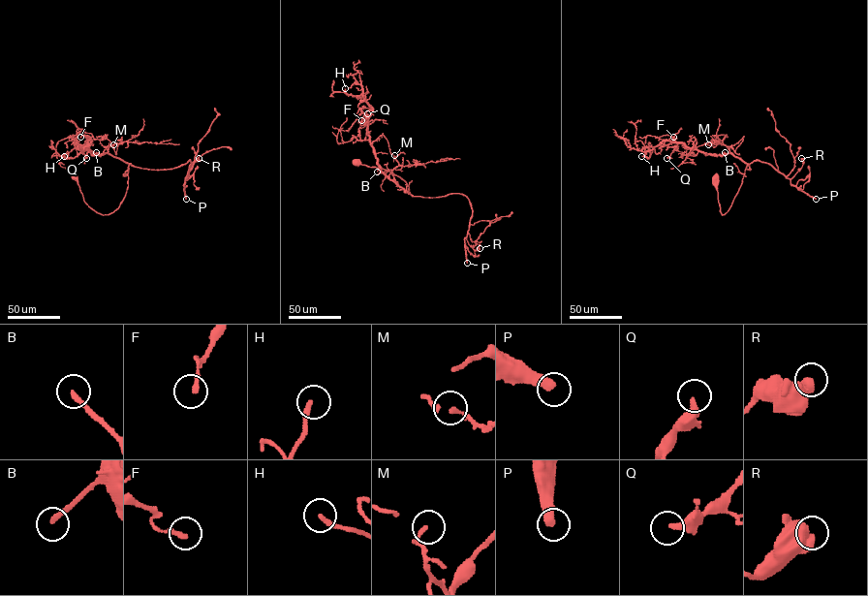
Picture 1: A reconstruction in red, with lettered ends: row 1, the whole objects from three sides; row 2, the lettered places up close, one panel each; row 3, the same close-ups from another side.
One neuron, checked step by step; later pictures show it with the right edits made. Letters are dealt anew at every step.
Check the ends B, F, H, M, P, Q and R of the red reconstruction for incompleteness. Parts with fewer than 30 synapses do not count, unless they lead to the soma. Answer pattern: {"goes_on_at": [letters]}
{"goes_on_at": ["B", "P"]}

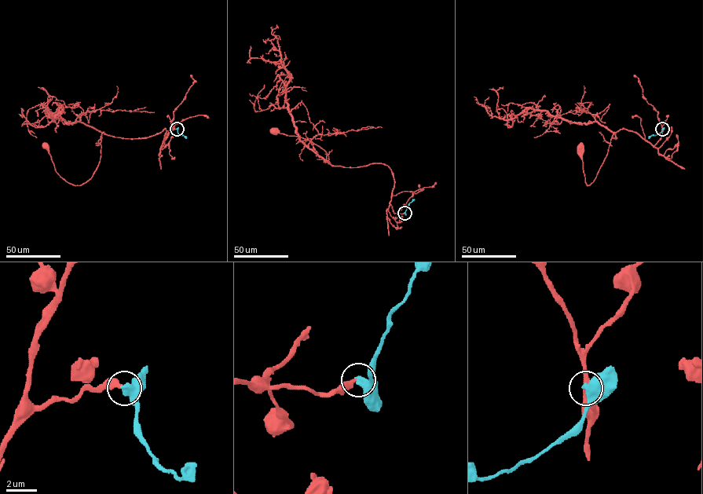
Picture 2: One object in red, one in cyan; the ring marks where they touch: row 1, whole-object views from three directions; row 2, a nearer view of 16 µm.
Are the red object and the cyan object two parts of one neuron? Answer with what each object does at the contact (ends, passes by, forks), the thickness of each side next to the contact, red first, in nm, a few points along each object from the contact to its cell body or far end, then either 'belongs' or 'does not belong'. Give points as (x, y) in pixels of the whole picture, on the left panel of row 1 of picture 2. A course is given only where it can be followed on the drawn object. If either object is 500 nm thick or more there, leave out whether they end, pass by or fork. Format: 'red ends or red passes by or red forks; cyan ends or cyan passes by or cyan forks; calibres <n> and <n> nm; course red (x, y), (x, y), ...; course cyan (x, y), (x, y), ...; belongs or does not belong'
calibres 400 and 600 nm; course red (177, 129), (162, 146), (164, 129), (137, 138), (102, 133), (98, 165), (79, 185), (56, 171), (45, 145); course cyan (177, 129), (179, 135), (186, 137); belongs

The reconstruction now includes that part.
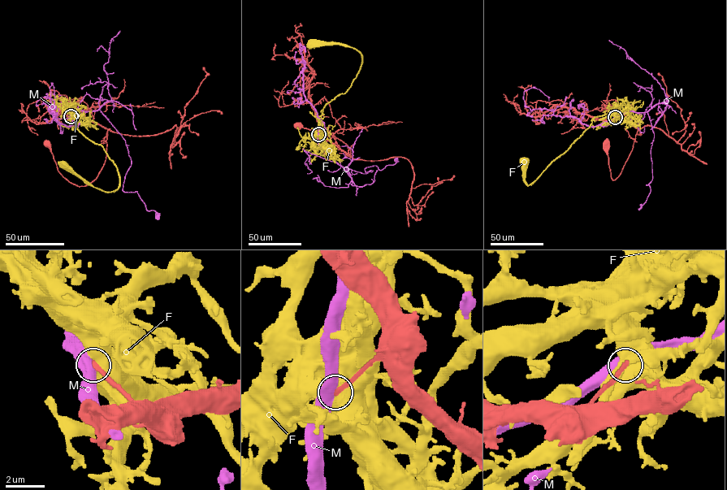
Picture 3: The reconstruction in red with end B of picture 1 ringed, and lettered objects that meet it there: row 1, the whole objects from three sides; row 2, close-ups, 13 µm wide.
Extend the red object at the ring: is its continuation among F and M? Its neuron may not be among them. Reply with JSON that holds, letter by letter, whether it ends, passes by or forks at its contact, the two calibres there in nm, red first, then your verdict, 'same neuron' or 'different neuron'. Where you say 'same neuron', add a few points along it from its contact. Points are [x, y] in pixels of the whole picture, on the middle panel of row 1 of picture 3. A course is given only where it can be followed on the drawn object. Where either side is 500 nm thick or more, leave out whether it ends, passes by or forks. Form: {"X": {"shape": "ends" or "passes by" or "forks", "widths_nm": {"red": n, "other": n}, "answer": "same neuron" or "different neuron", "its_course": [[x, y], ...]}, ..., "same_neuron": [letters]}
{"F": {"widths_nm": {"red": 320, "other": 700}, "answer": "different neuron"}, "M": {"widths_nm": {"red": 240, "other": 500}, "answer": "different neuron"}, "same_neuron": []}

